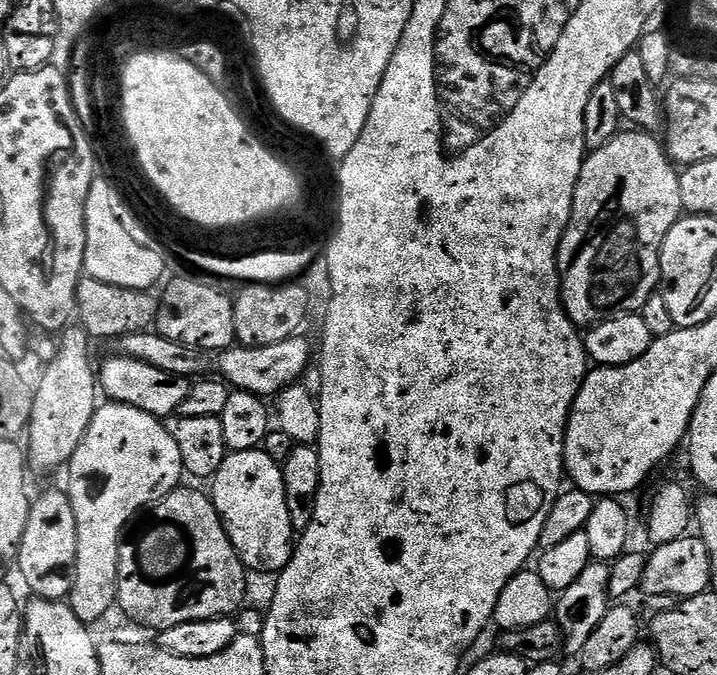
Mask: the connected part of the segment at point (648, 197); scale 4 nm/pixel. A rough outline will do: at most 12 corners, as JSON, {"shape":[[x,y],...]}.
{"shape":[[651,131],[593,148],[560,249],[560,300],[591,330],[638,314],[681,218]]}

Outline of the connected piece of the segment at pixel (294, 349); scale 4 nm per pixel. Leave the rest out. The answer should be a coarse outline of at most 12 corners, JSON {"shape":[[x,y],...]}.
{"shape":[[297,334],[261,348],[219,353],[219,375],[237,392],[279,397],[313,363]]}

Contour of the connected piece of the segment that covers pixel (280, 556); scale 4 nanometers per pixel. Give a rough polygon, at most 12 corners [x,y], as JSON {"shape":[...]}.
{"shape":[[229,452],[210,495],[245,569],[283,572],[281,461]]}

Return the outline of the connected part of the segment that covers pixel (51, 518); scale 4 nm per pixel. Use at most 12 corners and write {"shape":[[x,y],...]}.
{"shape":[[67,491],[32,500],[14,564],[33,597],[67,601],[78,530]]}

